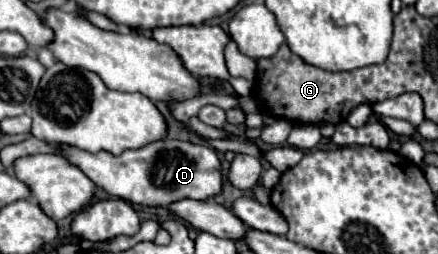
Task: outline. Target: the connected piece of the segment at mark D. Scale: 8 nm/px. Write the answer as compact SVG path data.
M159 139L139 149L127 149L121 155L107 151L89 153L77 147L63 145L61 153L75 165L79 165L89 179L93 179L109 195L121 197L129 203L143 207L165 207L183 199L207 201L223 191L221 161L215 149L195 145L181 139Z

